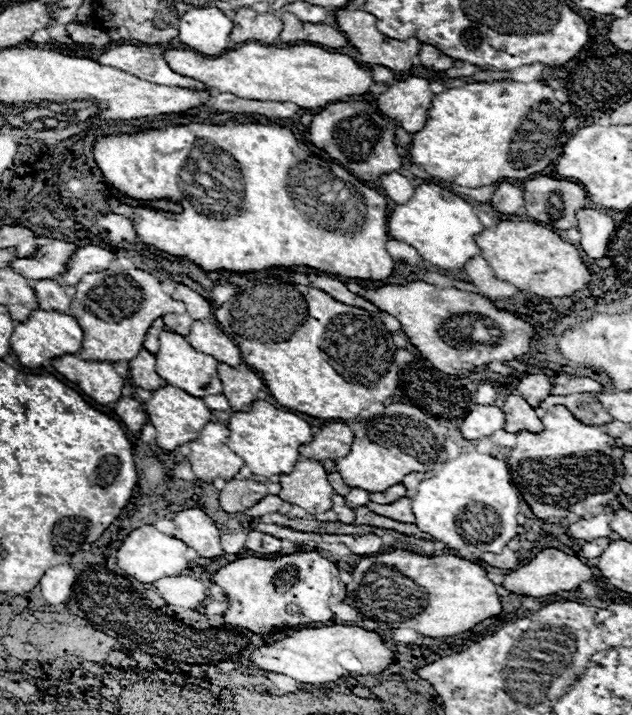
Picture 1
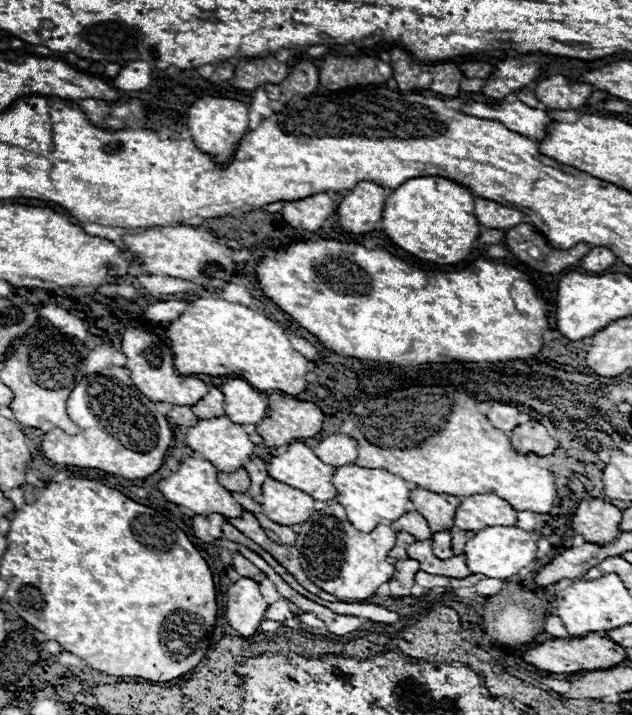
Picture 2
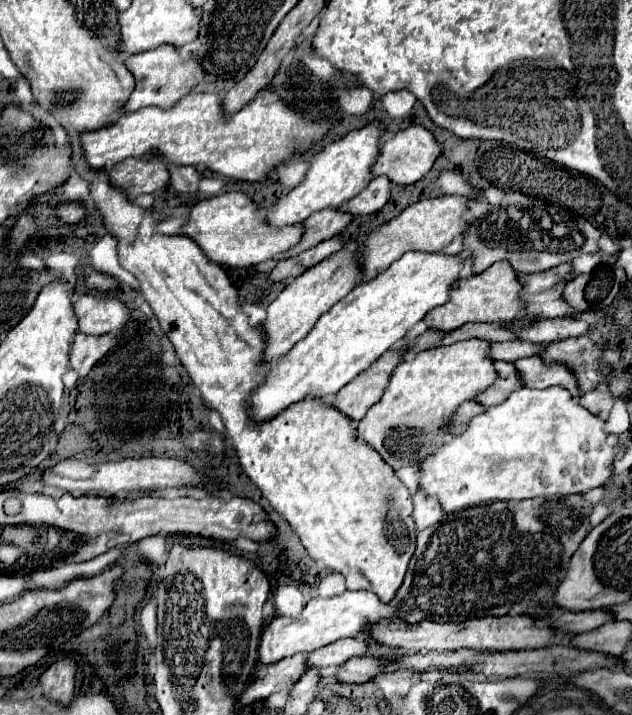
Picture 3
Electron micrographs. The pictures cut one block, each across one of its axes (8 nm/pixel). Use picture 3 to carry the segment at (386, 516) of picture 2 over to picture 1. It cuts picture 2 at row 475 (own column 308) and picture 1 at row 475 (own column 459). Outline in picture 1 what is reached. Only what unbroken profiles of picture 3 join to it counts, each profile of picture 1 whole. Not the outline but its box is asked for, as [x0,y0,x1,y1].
[228,400,314,478]

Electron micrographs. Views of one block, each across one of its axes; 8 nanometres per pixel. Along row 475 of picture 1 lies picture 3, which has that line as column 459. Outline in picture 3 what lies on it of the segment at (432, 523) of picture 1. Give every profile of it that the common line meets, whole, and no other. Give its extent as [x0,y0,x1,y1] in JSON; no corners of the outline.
[420,386,616,512]

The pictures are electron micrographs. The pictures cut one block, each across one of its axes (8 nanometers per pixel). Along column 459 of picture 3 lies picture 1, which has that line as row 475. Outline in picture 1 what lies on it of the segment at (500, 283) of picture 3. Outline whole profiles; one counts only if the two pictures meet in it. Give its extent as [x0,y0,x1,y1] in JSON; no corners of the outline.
[280,460,332,514]

